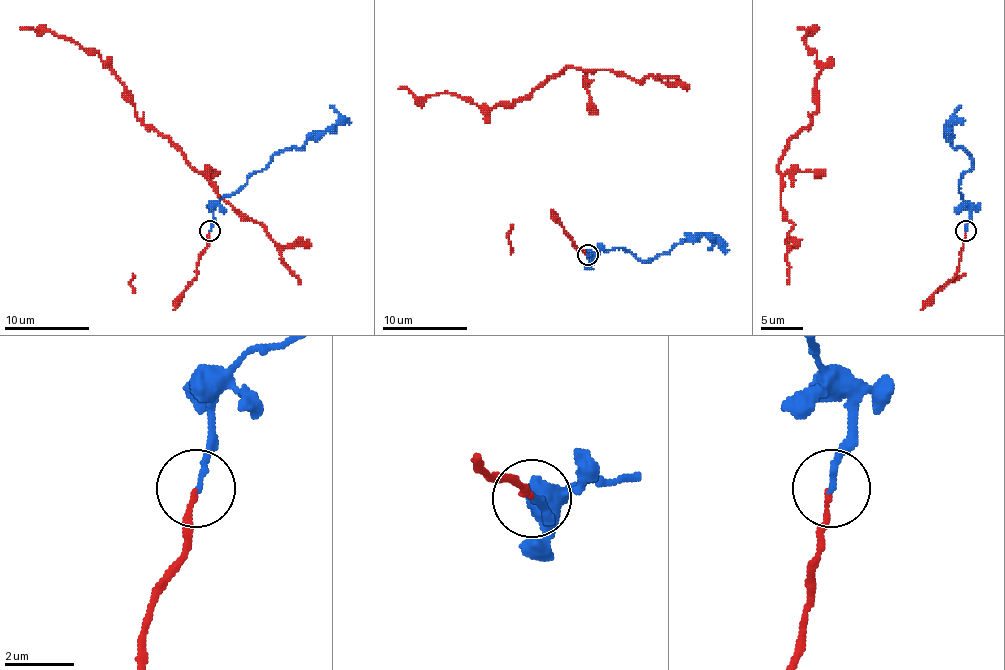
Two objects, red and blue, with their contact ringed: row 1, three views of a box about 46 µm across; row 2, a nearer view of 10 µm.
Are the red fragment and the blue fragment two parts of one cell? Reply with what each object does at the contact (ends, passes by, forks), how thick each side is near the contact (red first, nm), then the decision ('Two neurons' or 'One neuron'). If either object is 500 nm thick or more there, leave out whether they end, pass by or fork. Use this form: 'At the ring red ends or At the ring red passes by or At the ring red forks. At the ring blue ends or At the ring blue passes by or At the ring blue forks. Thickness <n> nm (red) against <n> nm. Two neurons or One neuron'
At the ring red ends. At the ring blue ends. Thickness 130 nm (red) against 170 nm. Two neurons

